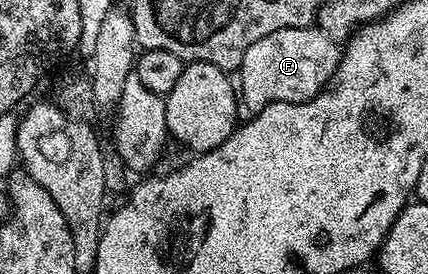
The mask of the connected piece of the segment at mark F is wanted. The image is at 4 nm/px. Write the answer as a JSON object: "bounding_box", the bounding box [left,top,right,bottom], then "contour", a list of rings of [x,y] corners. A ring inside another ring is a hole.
{"bounding_box":[237,26,340,113],"contour":[[[318,26],[290,27],[249,45],[237,74],[241,77],[241,101],[252,113],[264,111],[271,103],[304,103],[326,88],[339,64],[340,44],[333,42]]]}

